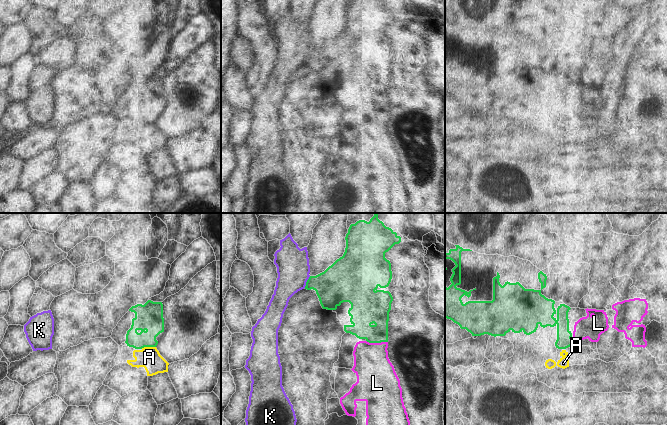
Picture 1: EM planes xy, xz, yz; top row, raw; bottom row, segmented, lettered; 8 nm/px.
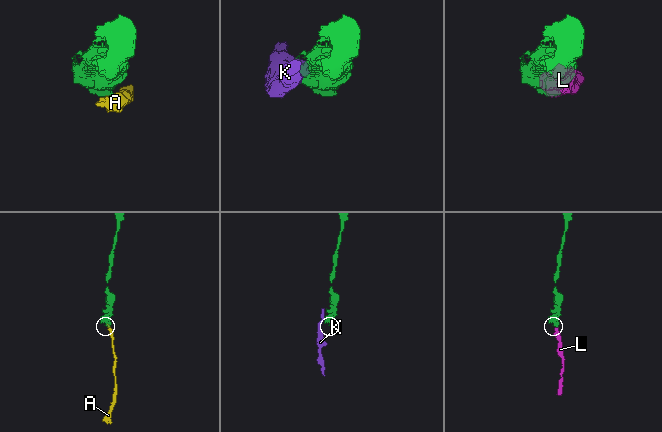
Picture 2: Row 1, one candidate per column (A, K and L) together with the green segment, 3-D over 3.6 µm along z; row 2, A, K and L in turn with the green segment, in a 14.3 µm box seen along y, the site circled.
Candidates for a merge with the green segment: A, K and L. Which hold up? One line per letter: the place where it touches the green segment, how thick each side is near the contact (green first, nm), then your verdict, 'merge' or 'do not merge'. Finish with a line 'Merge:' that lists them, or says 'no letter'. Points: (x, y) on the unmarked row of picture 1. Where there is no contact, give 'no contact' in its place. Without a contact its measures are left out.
A: xy (148, 122) | 220/180 nm | do not merge
K: xz (306, 58) | 300/260 nm | do not merge
L: xz (377, 118) | 200/300 nm | merge
Merge: L

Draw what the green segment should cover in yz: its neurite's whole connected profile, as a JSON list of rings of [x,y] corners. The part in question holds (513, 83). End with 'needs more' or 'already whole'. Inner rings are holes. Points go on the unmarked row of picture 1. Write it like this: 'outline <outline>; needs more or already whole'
outline [[[455,22],[455,25],[445,28],[445,35],[452,36],[456,41],[450,54],[452,60],[448,64],[445,62],[445,94],[466,105],[472,112],[505,112],[510,107],[523,107],[530,111],[539,101],[543,104],[556,102],[556,124],[572,122],[568,95],[571,84],[560,80],[555,85],[555,77],[542,71],[541,66],[525,65],[519,58],[507,57],[502,62],[498,48],[493,54],[492,77],[468,77],[464,80],[461,74],[464,71],[469,74],[473,66],[467,68],[456,63],[461,60],[461,28],[472,26]]]; already whole

